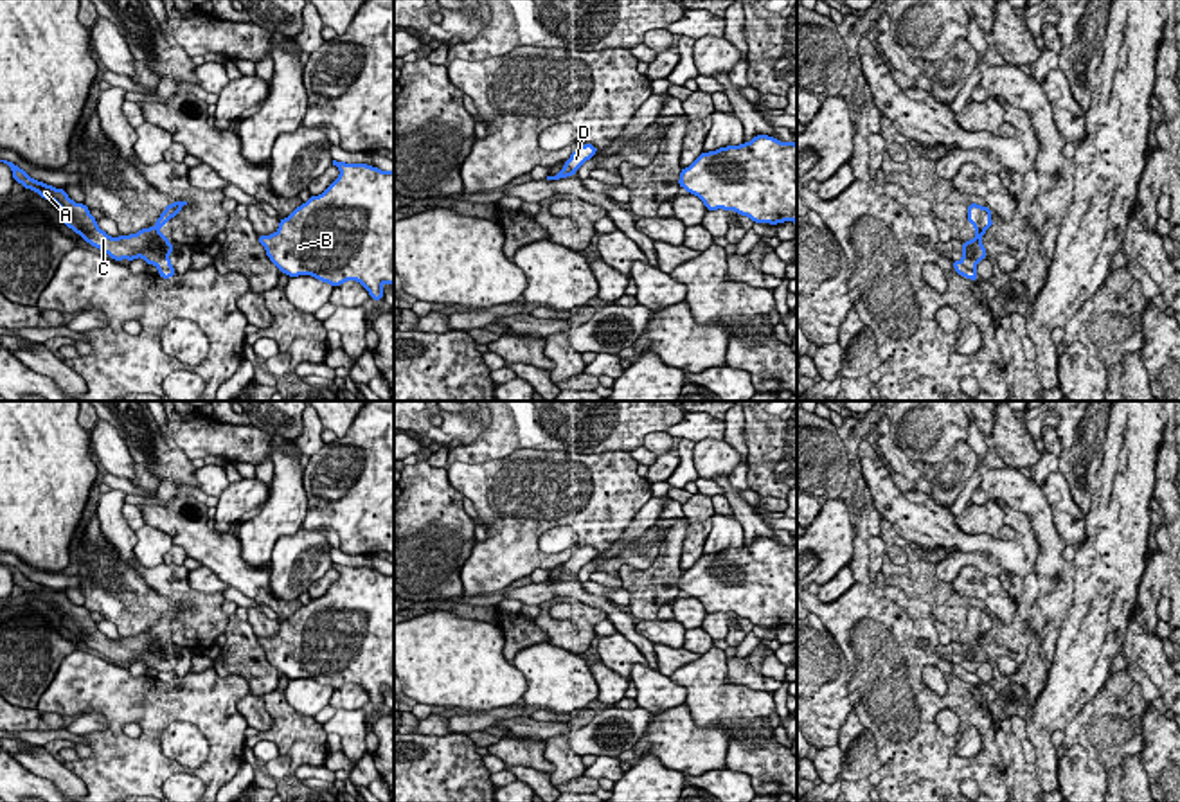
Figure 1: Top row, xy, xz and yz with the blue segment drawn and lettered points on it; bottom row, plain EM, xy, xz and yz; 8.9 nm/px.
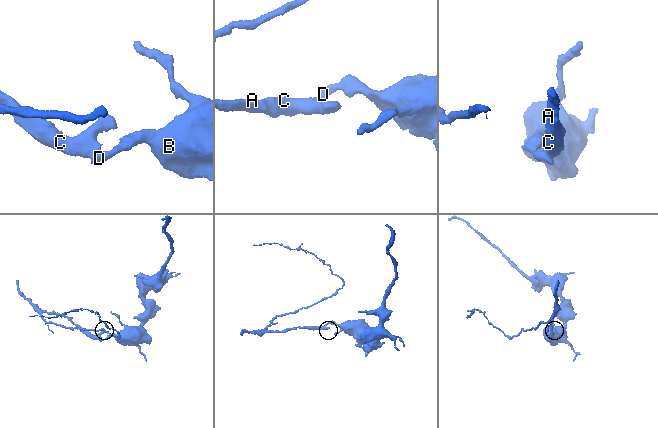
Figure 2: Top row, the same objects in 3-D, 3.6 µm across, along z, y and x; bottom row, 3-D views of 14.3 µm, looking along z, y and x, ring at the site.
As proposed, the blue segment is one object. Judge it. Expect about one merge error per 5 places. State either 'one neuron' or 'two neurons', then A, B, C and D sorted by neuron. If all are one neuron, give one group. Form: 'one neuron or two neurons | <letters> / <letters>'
two neurons | A C / B D

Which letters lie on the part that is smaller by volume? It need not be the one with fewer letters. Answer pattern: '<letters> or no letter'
A, C

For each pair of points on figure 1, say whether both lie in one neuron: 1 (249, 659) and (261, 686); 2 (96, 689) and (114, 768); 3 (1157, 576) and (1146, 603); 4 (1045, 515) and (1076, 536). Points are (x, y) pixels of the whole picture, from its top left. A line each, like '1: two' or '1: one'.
1: one
2: one
3: one
4: two

